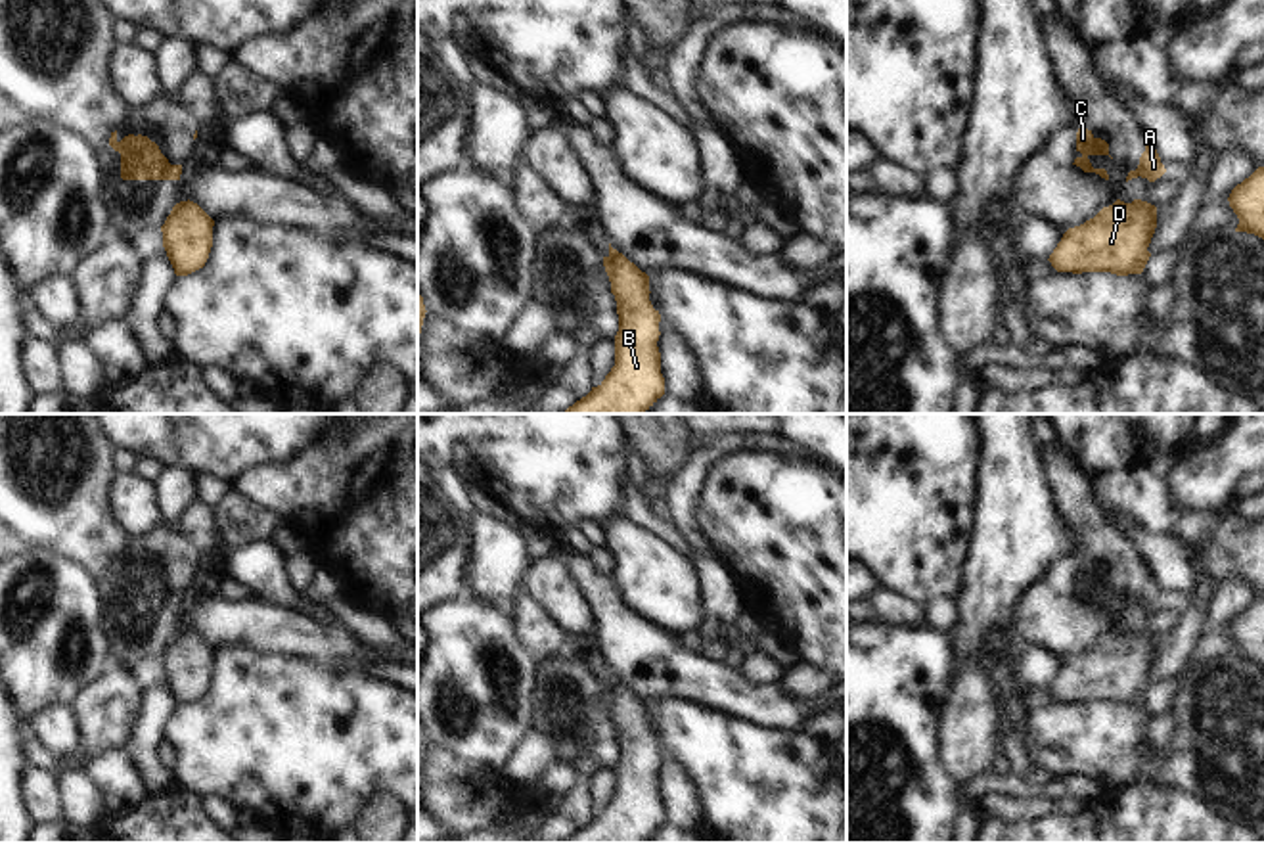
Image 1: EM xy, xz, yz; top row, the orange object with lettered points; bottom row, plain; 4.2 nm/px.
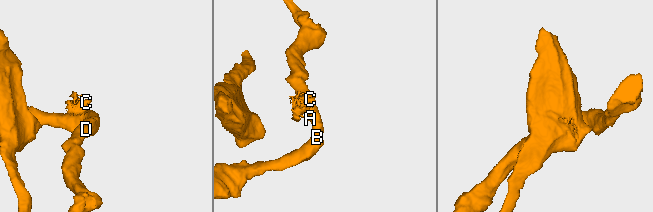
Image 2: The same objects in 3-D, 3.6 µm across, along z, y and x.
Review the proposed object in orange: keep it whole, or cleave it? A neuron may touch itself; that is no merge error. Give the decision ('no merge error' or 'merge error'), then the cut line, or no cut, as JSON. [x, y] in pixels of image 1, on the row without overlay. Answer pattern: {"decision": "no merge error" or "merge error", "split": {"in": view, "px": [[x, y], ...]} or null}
{"decision": "merge error", "split": {"in": "xz", "px": [[606, 686], [609, 704]]}}

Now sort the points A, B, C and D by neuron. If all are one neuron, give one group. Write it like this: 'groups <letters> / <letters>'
groups A C / B D

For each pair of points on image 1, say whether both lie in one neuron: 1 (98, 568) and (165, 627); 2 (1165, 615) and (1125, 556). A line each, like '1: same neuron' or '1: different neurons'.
1: different neurons
2: different neurons

